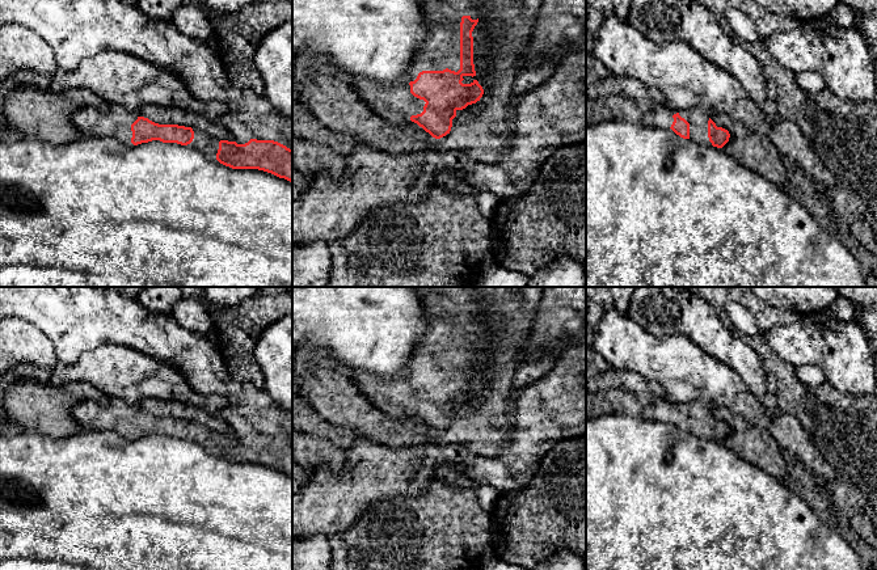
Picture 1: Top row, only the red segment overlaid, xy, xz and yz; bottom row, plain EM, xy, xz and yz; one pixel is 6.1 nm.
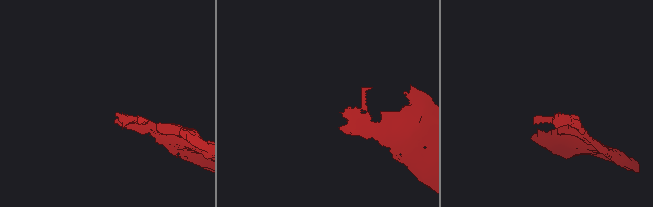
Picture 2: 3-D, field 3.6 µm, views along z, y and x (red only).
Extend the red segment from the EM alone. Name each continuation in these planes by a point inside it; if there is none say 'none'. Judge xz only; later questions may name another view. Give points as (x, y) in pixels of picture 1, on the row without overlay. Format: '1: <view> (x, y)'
1: xz (480, 329)
2: xz (441, 342)
3: xz (396, 397)

